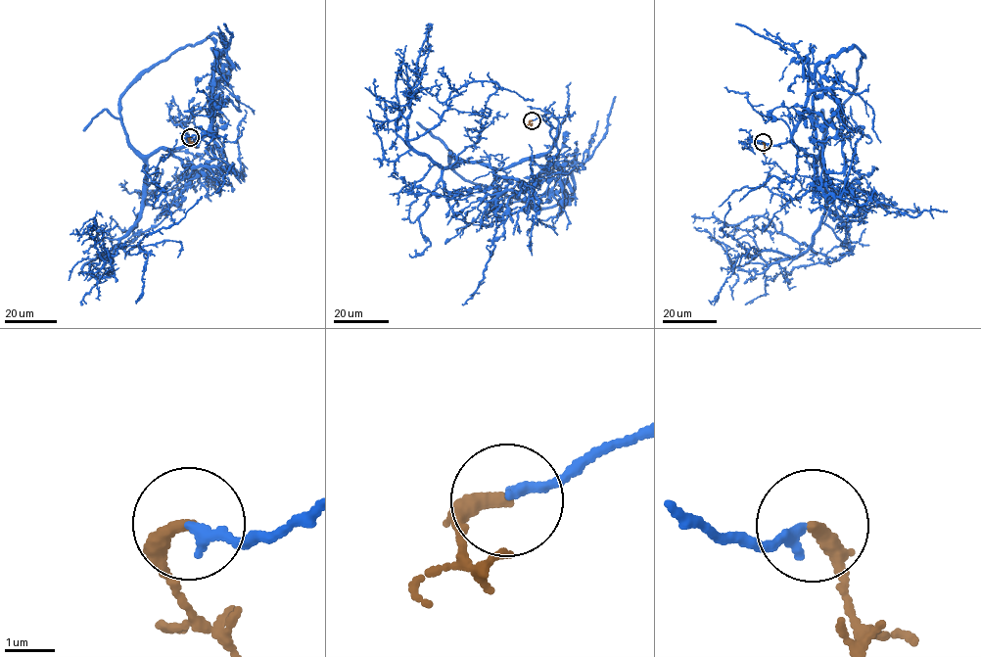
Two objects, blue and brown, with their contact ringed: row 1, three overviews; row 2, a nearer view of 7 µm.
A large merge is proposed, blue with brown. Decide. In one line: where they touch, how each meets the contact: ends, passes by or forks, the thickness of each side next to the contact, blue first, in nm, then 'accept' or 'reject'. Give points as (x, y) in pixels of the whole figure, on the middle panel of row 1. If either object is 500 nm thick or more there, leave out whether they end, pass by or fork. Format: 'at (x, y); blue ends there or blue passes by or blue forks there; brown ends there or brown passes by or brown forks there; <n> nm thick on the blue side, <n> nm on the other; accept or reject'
at (532, 120); blue ends there; brown ends there; 220 nm thick on the blue side, 300 nm on the other; accept

